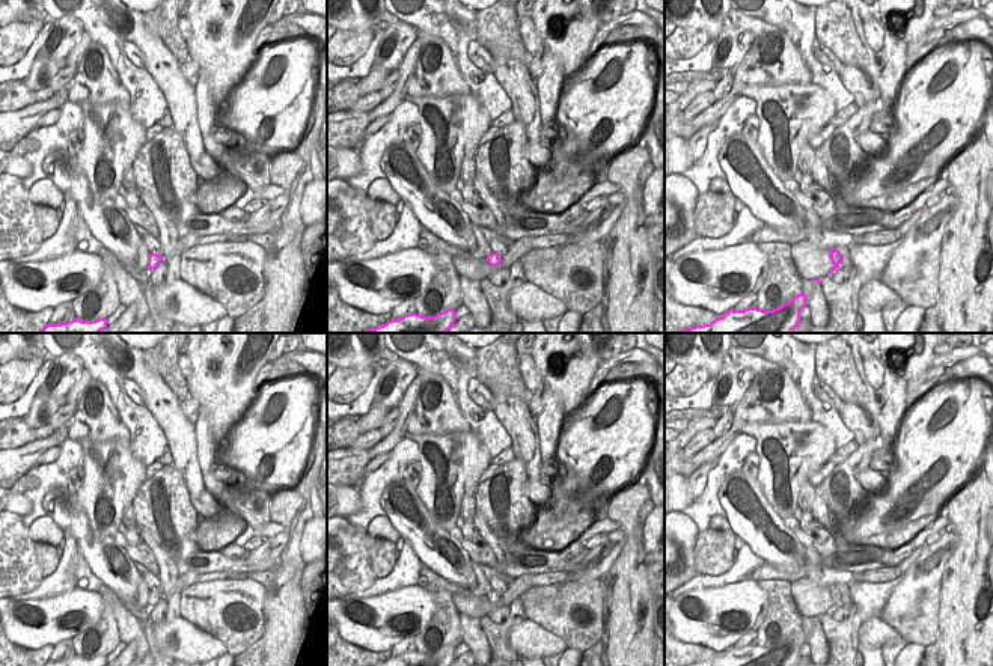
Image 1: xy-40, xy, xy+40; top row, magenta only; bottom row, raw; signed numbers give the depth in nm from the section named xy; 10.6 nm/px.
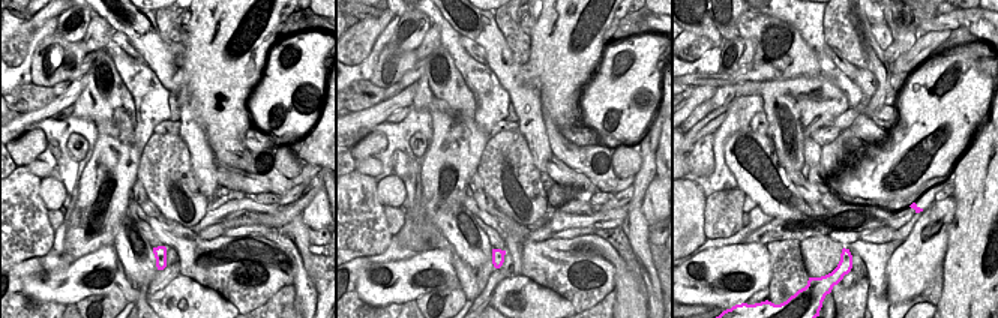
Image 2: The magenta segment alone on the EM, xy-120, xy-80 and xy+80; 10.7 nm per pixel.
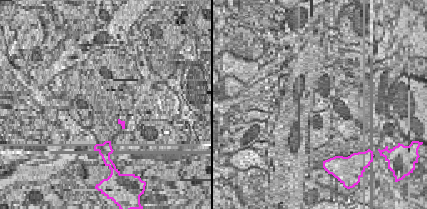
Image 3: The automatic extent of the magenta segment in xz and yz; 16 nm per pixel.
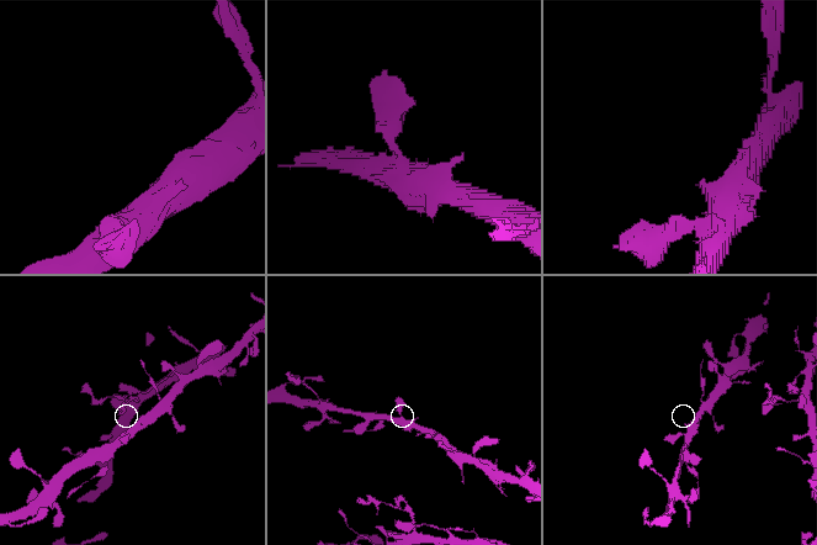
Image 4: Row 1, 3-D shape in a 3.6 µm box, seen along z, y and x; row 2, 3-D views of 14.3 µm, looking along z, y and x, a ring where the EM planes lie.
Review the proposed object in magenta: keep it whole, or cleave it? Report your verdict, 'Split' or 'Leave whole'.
Leave whole

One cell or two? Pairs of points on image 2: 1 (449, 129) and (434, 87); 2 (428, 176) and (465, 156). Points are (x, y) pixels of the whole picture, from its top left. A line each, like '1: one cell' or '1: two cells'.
1: two cells
2: one cell

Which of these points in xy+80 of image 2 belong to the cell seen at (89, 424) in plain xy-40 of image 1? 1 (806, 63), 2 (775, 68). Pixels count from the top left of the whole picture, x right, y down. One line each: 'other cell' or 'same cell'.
1: same cell
2: same cell

